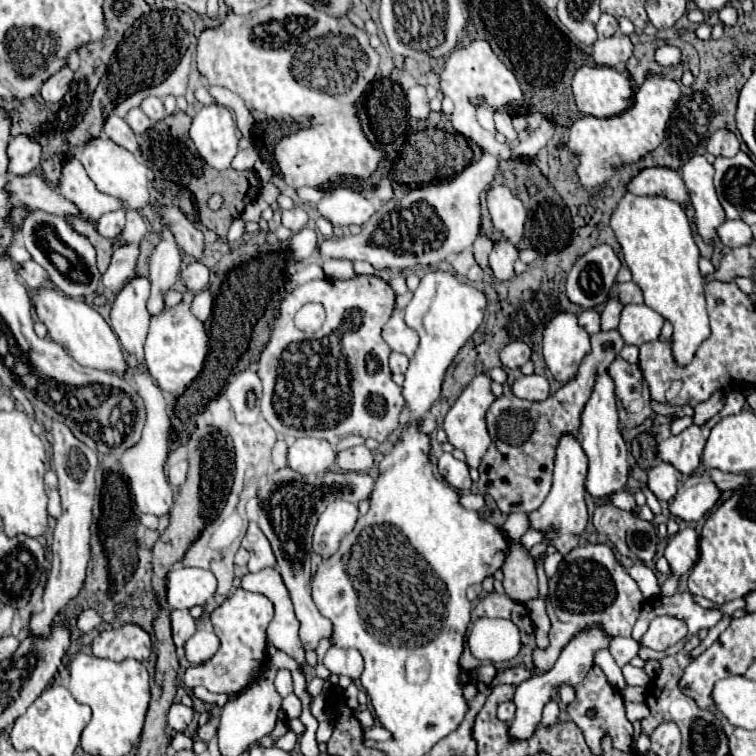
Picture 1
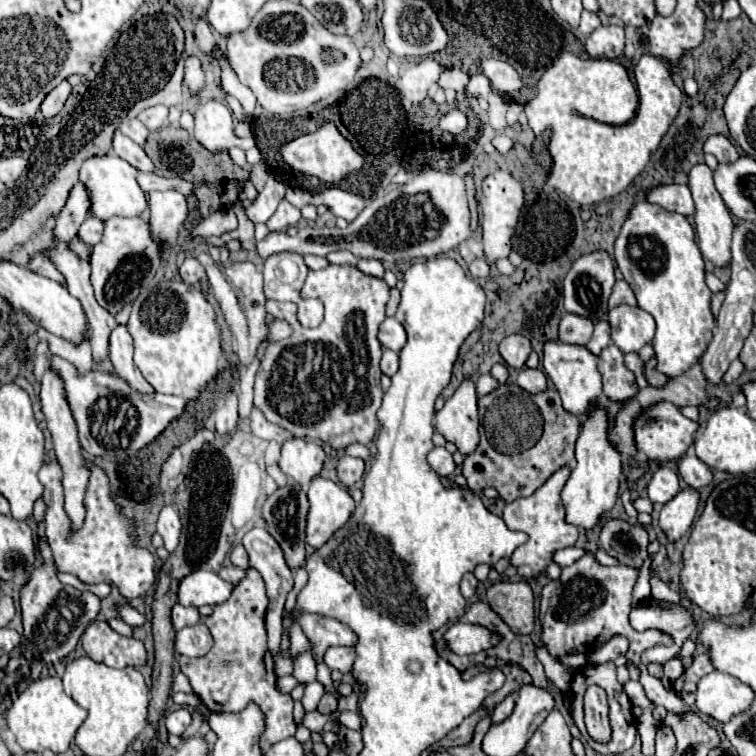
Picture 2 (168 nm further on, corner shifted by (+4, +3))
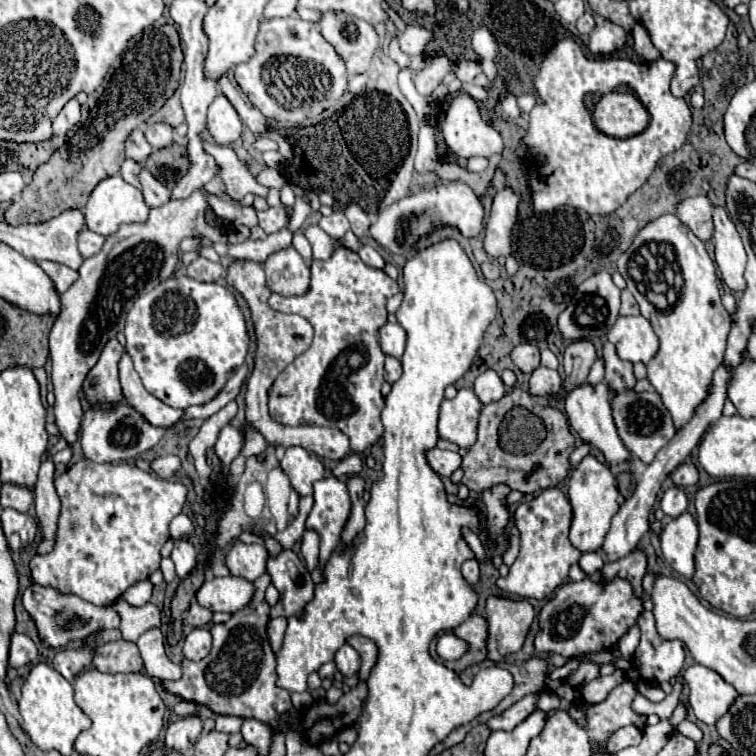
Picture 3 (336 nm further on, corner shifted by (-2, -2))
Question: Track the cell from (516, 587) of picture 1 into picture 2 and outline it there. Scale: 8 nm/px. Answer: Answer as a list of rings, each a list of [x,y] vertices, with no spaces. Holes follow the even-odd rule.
[[[496,582],[486,590],[490,608],[516,634],[530,634],[534,628],[534,594],[528,582]]]

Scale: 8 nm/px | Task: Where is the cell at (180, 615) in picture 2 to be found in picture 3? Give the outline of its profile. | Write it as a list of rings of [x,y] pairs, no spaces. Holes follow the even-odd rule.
[[[196,601],[190,603],[190,609],[186,611],[186,623],[192,627],[204,627],[212,619],[212,611],[206,607],[200,607]]]

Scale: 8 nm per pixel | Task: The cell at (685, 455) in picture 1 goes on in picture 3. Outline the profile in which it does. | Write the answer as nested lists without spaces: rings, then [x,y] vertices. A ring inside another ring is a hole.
[[[650,389],[646,393],[634,393],[634,391],[618,393],[612,399],[612,413],[614,413],[614,423],[616,423],[622,443],[628,447],[630,453],[634,453],[646,465],[650,465],[650,461],[656,457],[656,453],[670,441],[666,435],[676,435],[674,421],[668,415],[668,411],[664,409],[662,399],[654,389]]]

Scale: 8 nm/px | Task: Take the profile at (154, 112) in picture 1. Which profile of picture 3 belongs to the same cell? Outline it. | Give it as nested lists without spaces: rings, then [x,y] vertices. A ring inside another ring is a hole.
[[[152,123],[146,127],[146,139],[152,149],[162,149],[174,143],[174,129],[168,123]]]

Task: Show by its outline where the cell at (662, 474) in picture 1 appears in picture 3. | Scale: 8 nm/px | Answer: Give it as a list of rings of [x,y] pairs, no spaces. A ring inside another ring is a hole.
[[[670,487],[670,489],[664,491],[664,495],[662,495],[662,499],[660,499],[660,509],[662,509],[666,515],[678,517],[678,515],[682,515],[682,513],[686,511],[686,507],[688,507],[688,499],[686,499],[686,495],[684,495],[682,489]]]

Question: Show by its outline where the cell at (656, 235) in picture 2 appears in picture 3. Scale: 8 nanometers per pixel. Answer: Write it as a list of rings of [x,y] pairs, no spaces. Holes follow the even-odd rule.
[[[668,213],[640,229],[626,253],[620,255],[618,271],[636,297],[642,317],[652,323],[660,339],[658,353],[646,365],[648,381],[672,413],[676,429],[680,429],[694,415],[696,405],[700,405],[708,395],[710,377],[722,363],[726,349],[730,315],[720,303],[720,279],[716,275],[716,267],[704,243],[676,215]],[[638,283],[644,283],[646,289],[654,293],[664,293],[668,309],[660,311],[652,301],[648,301]]]

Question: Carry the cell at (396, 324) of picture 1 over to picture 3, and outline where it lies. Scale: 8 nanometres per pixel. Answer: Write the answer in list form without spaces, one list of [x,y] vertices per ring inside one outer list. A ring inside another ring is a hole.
[[[386,323],[380,329],[380,345],[386,355],[402,357],[406,345],[406,331],[398,323]]]

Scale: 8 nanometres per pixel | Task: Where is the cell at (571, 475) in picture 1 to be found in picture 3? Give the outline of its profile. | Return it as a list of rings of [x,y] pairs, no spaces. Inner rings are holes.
[[[558,487],[544,489],[540,495],[524,499],[514,511],[514,525],[520,531],[520,553],[510,567],[510,575],[506,579],[498,579],[498,587],[524,599],[550,597],[554,589],[568,579],[570,565],[574,565],[582,555],[568,539],[570,517],[570,503]]]

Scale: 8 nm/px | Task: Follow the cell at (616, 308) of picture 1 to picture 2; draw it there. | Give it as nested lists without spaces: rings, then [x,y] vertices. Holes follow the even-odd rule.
[[[598,322],[596,328],[594,328],[594,334],[590,338],[590,342],[586,344],[586,348],[594,356],[598,356],[602,352],[602,348],[606,348],[608,344],[610,344],[610,326],[608,326],[608,322]]]

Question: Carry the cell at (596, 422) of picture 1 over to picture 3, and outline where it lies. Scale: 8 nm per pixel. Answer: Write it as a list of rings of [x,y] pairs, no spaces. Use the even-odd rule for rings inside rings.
[[[586,455],[572,471],[570,471],[570,487],[568,499],[572,505],[572,525],[570,525],[570,541],[582,553],[596,551],[602,547],[604,537],[610,529],[610,521],[618,511],[618,485],[606,463],[600,463],[594,455]]]

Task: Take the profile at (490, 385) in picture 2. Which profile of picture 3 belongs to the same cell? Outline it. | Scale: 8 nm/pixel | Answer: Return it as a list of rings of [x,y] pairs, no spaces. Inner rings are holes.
[[[484,371],[474,383],[474,391],[484,405],[498,401],[506,395],[506,387],[504,387],[504,383],[496,371]]]

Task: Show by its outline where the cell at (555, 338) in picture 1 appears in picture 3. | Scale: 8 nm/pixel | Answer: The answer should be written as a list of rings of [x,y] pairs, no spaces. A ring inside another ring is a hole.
[[[580,383],[578,387],[574,387],[572,391],[566,393],[566,415],[570,421],[570,427],[588,443],[596,445],[604,457],[606,463],[610,467],[624,463],[630,453],[628,449],[622,445],[618,433],[616,433],[616,425],[612,421],[612,409],[610,409],[610,397],[608,397],[608,385],[606,383],[598,383],[598,385],[588,385],[588,383]]]

